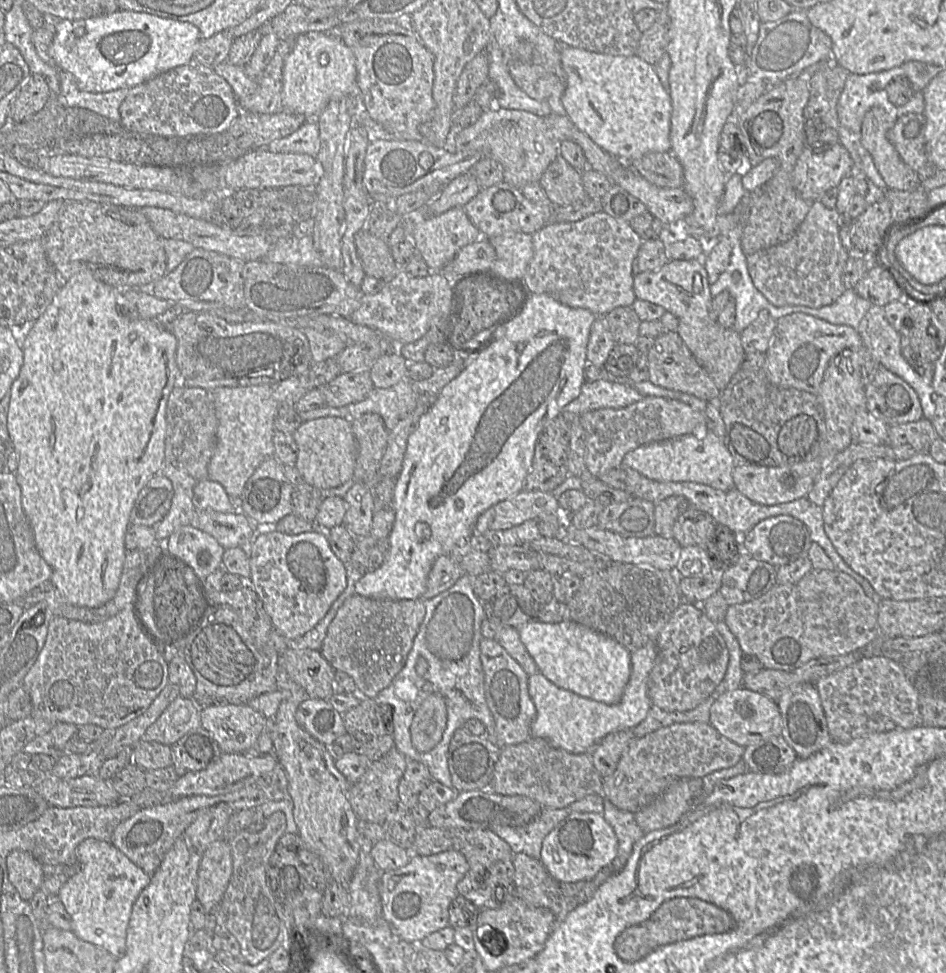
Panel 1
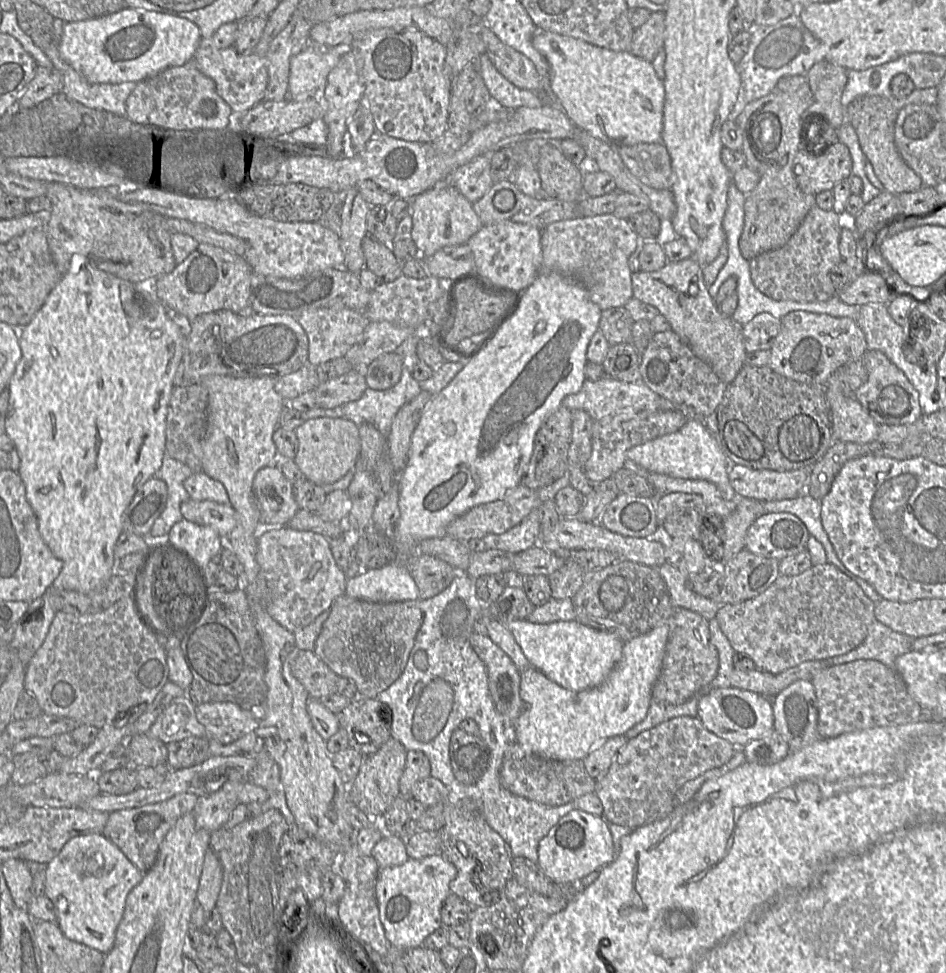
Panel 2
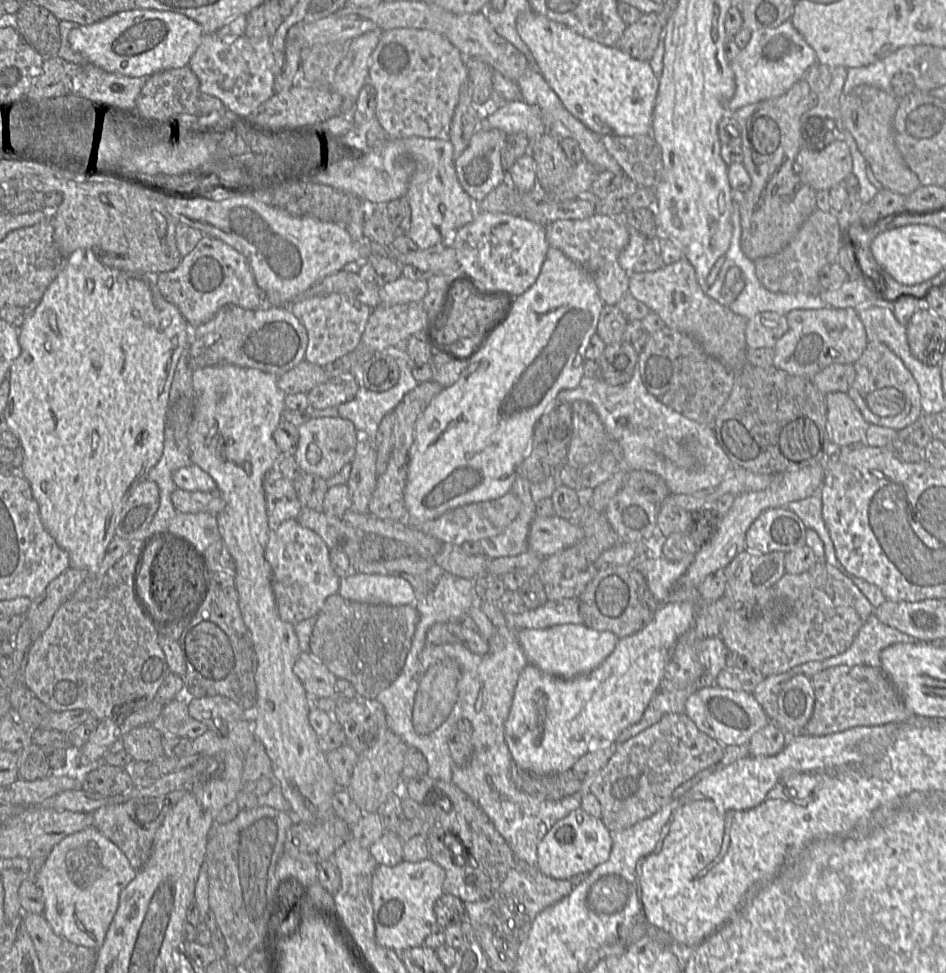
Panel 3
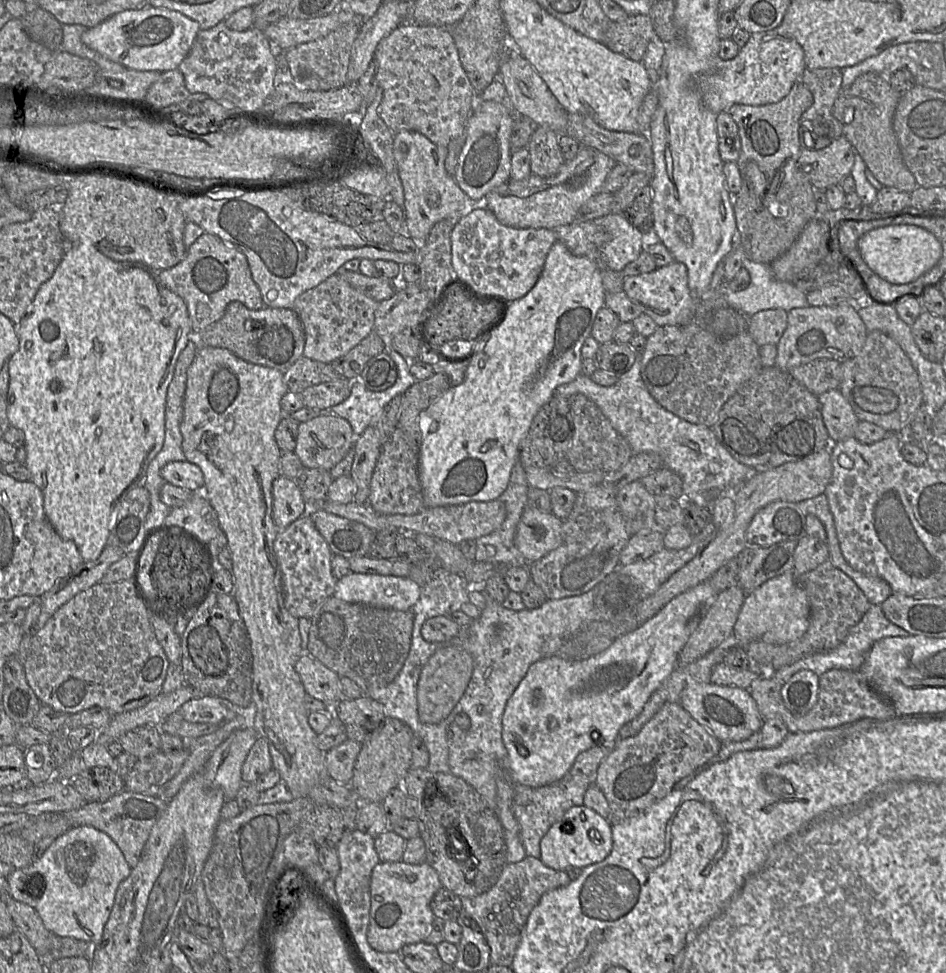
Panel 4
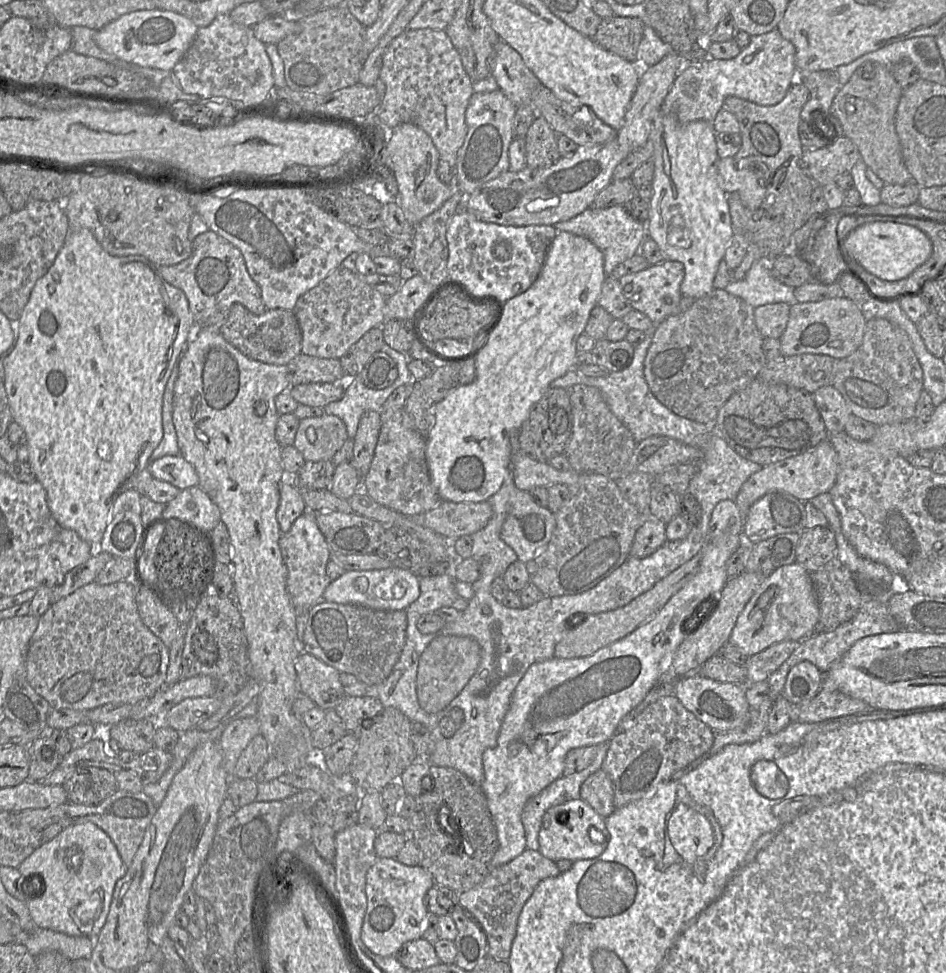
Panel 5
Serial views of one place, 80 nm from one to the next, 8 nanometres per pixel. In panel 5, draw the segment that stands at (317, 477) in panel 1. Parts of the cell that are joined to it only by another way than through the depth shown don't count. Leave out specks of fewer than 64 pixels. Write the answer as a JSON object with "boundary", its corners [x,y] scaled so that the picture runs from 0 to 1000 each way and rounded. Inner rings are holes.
{"boundary":[[[340,427],[317,431],[311,458],[319,466],[322,474],[351,473],[367,451],[367,440],[360,430],[355,427]]]}

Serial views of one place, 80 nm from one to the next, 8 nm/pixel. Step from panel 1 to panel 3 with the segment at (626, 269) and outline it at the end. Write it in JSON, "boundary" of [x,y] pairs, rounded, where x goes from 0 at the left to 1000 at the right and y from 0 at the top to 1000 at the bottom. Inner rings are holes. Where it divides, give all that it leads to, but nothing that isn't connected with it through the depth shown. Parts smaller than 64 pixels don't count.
{"boundary":[[[628,220],[615,226],[588,226],[577,232],[577,246],[581,254],[593,257],[625,281],[638,313],[651,313],[664,300],[666,281],[656,275],[653,264],[665,250],[665,239],[655,224]]]}

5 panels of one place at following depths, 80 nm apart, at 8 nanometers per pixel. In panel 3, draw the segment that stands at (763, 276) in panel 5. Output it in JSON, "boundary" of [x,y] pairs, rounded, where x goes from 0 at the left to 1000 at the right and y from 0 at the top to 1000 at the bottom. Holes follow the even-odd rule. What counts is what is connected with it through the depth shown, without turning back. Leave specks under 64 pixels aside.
{"boundary":[[[776,199],[776,216],[773,220],[773,229],[774,229],[774,244],[772,247],[771,255],[765,262],[765,271],[762,274],[758,286],[753,294],[751,294],[746,302],[758,309],[762,308],[763,305],[763,294],[765,291],[765,287],[771,275],[778,273],[782,275],[784,280],[784,286],[788,289],[788,295],[784,300],[780,303],[778,308],[774,310],[770,316],[773,320],[778,323],[781,323],[789,328],[793,328],[797,326],[799,323],[803,321],[820,321],[825,324],[830,324],[837,319],[844,318],[868,318],[874,316],[872,310],[868,307],[866,303],[853,303],[849,301],[842,302],[830,302],[830,301],[818,301],[811,298],[805,292],[802,290],[798,280],[797,269],[791,266],[784,259],[782,254],[782,243],[783,243],[783,231],[782,231],[782,219],[780,213],[780,201]]]}

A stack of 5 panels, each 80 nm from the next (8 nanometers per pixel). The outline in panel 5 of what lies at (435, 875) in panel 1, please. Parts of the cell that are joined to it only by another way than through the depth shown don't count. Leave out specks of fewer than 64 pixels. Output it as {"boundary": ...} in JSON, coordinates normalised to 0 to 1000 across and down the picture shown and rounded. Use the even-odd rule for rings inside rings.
{"boundary":[[[400,882],[387,898],[388,930],[382,954],[382,965],[386,972],[397,982],[416,983],[428,969],[446,963],[452,938],[448,922],[459,908],[457,899],[444,889],[430,890],[419,882]]]}

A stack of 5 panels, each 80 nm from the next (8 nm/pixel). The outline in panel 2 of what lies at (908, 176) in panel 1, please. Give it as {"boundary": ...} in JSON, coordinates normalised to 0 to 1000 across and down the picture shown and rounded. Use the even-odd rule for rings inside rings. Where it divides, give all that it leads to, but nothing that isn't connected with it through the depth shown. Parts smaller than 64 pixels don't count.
{"boundary":[[[927,98],[907,99],[894,111],[894,124],[905,135],[914,162],[921,168],[934,195],[946,200],[966,197],[977,191],[973,181],[959,170],[947,152],[945,129],[948,116],[940,102]]]}

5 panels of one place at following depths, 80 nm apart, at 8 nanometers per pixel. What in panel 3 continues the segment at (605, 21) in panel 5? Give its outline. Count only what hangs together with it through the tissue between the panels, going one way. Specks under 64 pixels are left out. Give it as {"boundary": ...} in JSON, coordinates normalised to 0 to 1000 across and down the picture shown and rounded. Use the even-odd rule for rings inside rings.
{"boundary":[[[680,14],[671,24],[663,26],[650,48],[670,61],[686,64],[699,39],[702,40],[702,29],[696,14]]]}

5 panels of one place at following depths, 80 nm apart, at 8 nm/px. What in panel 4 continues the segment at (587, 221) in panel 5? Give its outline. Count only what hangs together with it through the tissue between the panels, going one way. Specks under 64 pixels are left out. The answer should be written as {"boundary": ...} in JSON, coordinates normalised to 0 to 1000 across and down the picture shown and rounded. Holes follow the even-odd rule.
{"boundary":[[[644,219],[626,227],[636,232],[645,243],[636,255],[636,274],[656,280],[682,256],[684,245],[659,220]]]}

